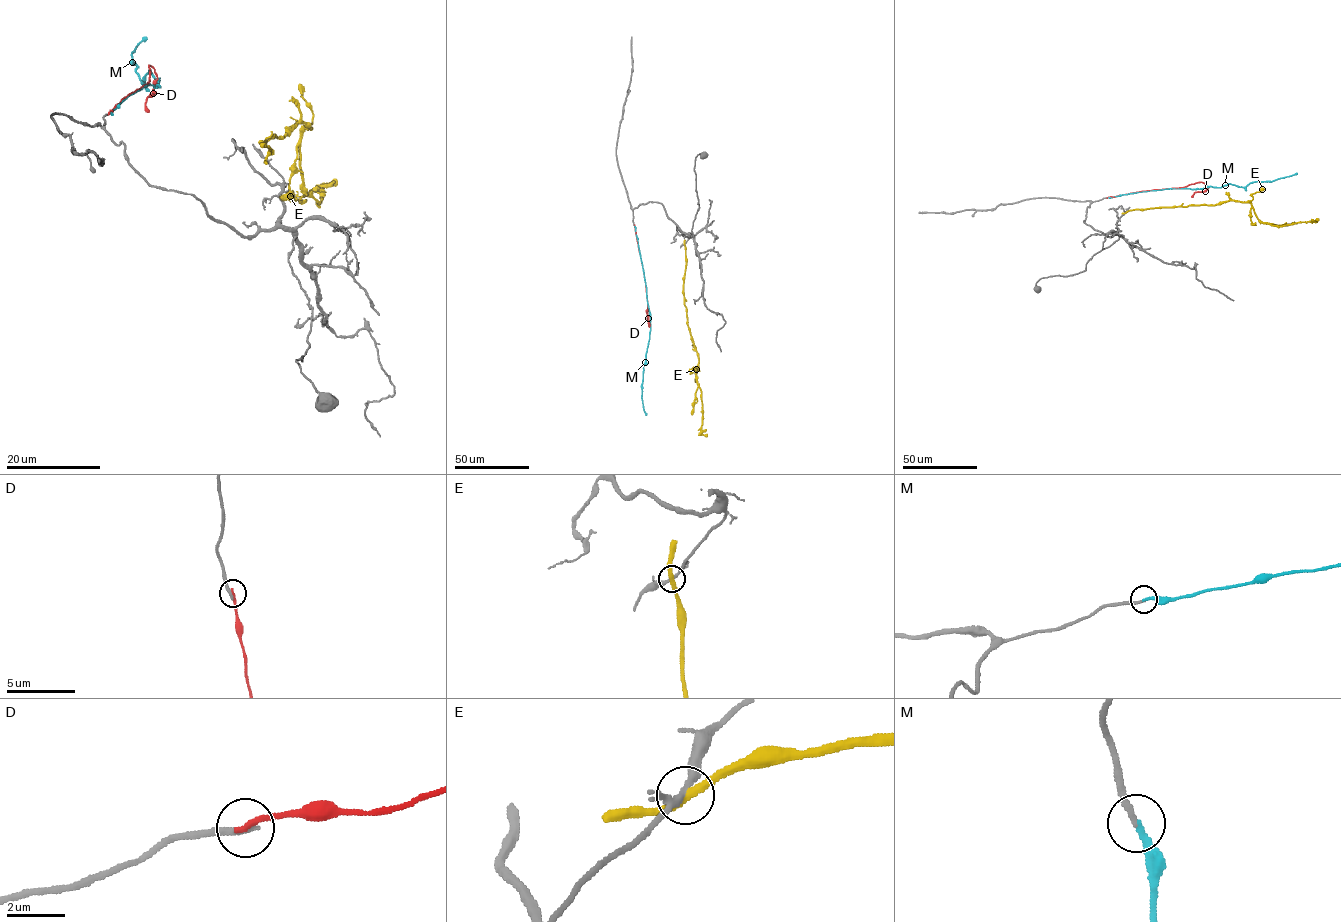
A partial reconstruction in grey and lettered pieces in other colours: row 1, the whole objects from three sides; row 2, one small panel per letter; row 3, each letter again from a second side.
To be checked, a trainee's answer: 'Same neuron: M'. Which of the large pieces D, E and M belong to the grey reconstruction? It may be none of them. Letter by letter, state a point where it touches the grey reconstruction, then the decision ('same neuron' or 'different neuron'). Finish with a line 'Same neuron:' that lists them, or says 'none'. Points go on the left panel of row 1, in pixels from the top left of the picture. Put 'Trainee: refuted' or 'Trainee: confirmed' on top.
Trainee: confirmed
D: contact (108, 114); different neuron
E: contact (265, 159); different neuron
M: contact (108, 113); same neuron
Same neuron: M

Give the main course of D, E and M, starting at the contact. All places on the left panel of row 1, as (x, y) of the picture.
D: (108, 114), (122, 99), (149, 81), (149, 65), (157, 81), (154, 95), (148, 97), (148, 112)
E: (265, 160), (265, 141), (305, 123), (302, 190), (319, 204), (319, 188), (336, 182)
M: (108, 113), (143, 86), (158, 86), (160, 78), (149, 70), (143, 81), (133, 63), (145, 37)

